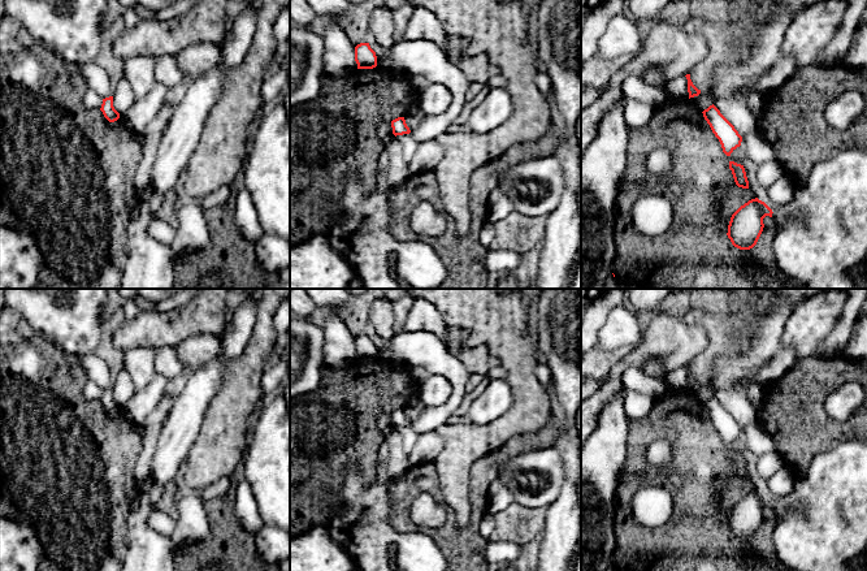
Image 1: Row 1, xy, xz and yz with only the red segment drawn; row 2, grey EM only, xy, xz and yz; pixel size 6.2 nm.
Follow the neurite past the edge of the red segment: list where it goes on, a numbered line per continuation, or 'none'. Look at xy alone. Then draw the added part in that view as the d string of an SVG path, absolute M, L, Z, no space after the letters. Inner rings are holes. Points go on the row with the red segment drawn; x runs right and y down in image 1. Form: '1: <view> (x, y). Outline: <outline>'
none

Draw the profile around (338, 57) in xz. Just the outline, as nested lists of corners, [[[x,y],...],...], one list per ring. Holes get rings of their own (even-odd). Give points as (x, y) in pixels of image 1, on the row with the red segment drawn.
[[[325,18],[321,23],[324,35],[324,74],[339,78],[356,70],[355,47],[344,33],[342,21]]]

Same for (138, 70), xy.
[[[133,56],[123,60],[123,78],[129,82],[136,99],[144,98],[155,86],[157,57]]]

